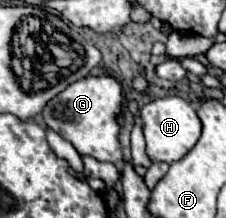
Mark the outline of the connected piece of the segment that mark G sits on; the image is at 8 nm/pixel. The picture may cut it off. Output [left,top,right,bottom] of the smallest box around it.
[43,76,123,164]

